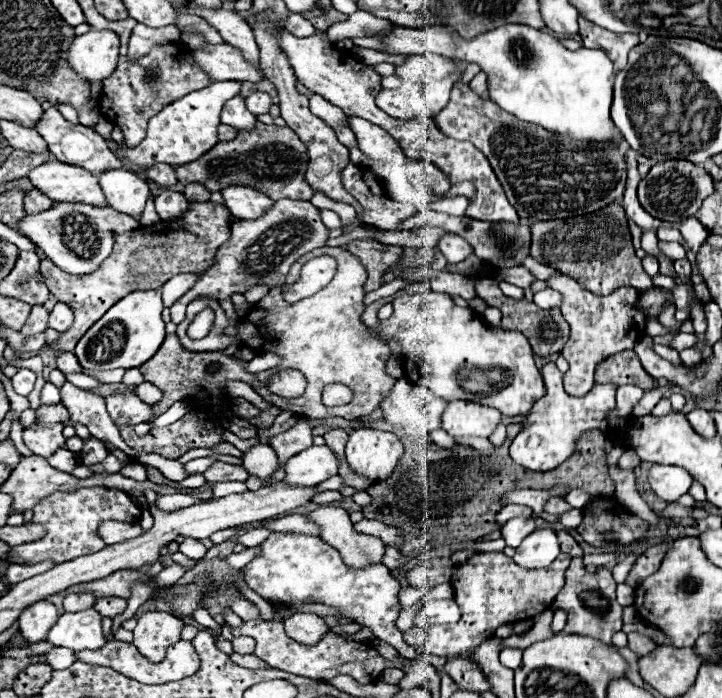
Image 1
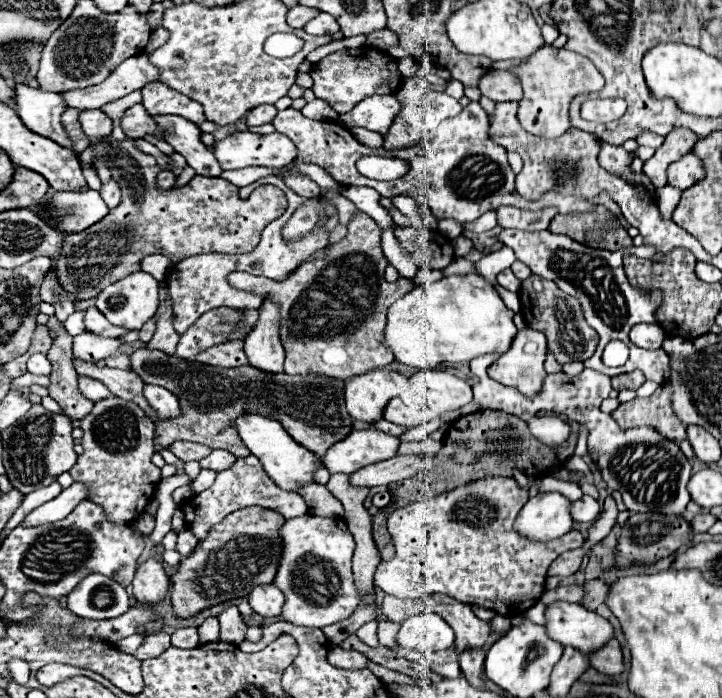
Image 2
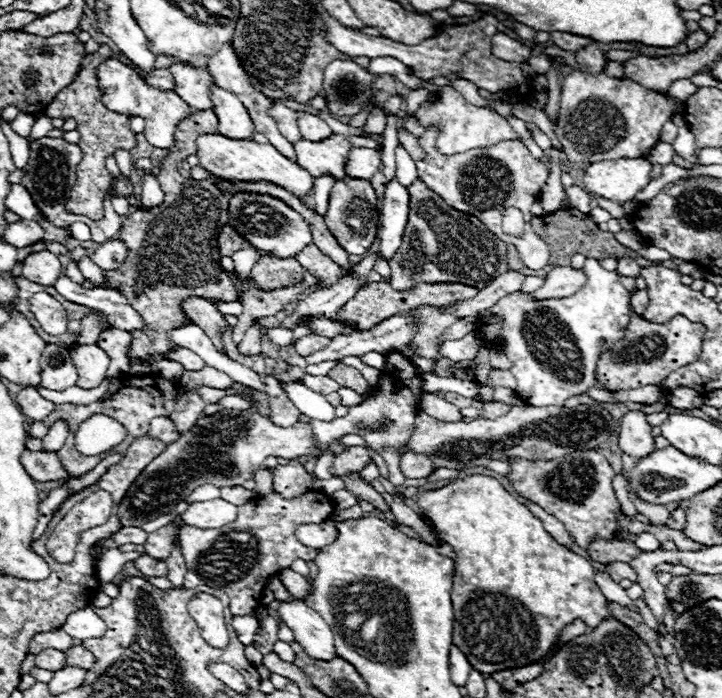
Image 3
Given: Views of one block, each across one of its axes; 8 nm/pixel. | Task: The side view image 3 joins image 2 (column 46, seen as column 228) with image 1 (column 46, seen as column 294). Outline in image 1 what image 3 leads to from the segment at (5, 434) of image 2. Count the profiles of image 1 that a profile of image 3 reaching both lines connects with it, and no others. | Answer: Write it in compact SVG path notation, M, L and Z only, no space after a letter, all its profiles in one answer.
M32 424L22 432L24 444L42 458L52 456L58 448L64 446L64 436L62 436L64 424Z

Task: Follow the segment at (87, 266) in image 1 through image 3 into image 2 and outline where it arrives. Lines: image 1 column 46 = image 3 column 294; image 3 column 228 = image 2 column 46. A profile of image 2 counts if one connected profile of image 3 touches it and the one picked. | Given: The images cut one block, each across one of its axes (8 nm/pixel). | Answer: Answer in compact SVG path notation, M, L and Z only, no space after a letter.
M96 190L86 192L50 192L50 216L54 216L54 230L76 234L108 214L108 208Z

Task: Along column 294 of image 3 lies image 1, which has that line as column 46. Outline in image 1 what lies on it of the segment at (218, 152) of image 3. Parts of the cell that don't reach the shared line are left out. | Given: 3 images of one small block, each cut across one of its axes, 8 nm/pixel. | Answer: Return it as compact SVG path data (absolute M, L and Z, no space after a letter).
M50 160L34 168L28 178L38 190L42 190L54 202L90 204L100 208L108 204L98 184L98 176L80 166Z

